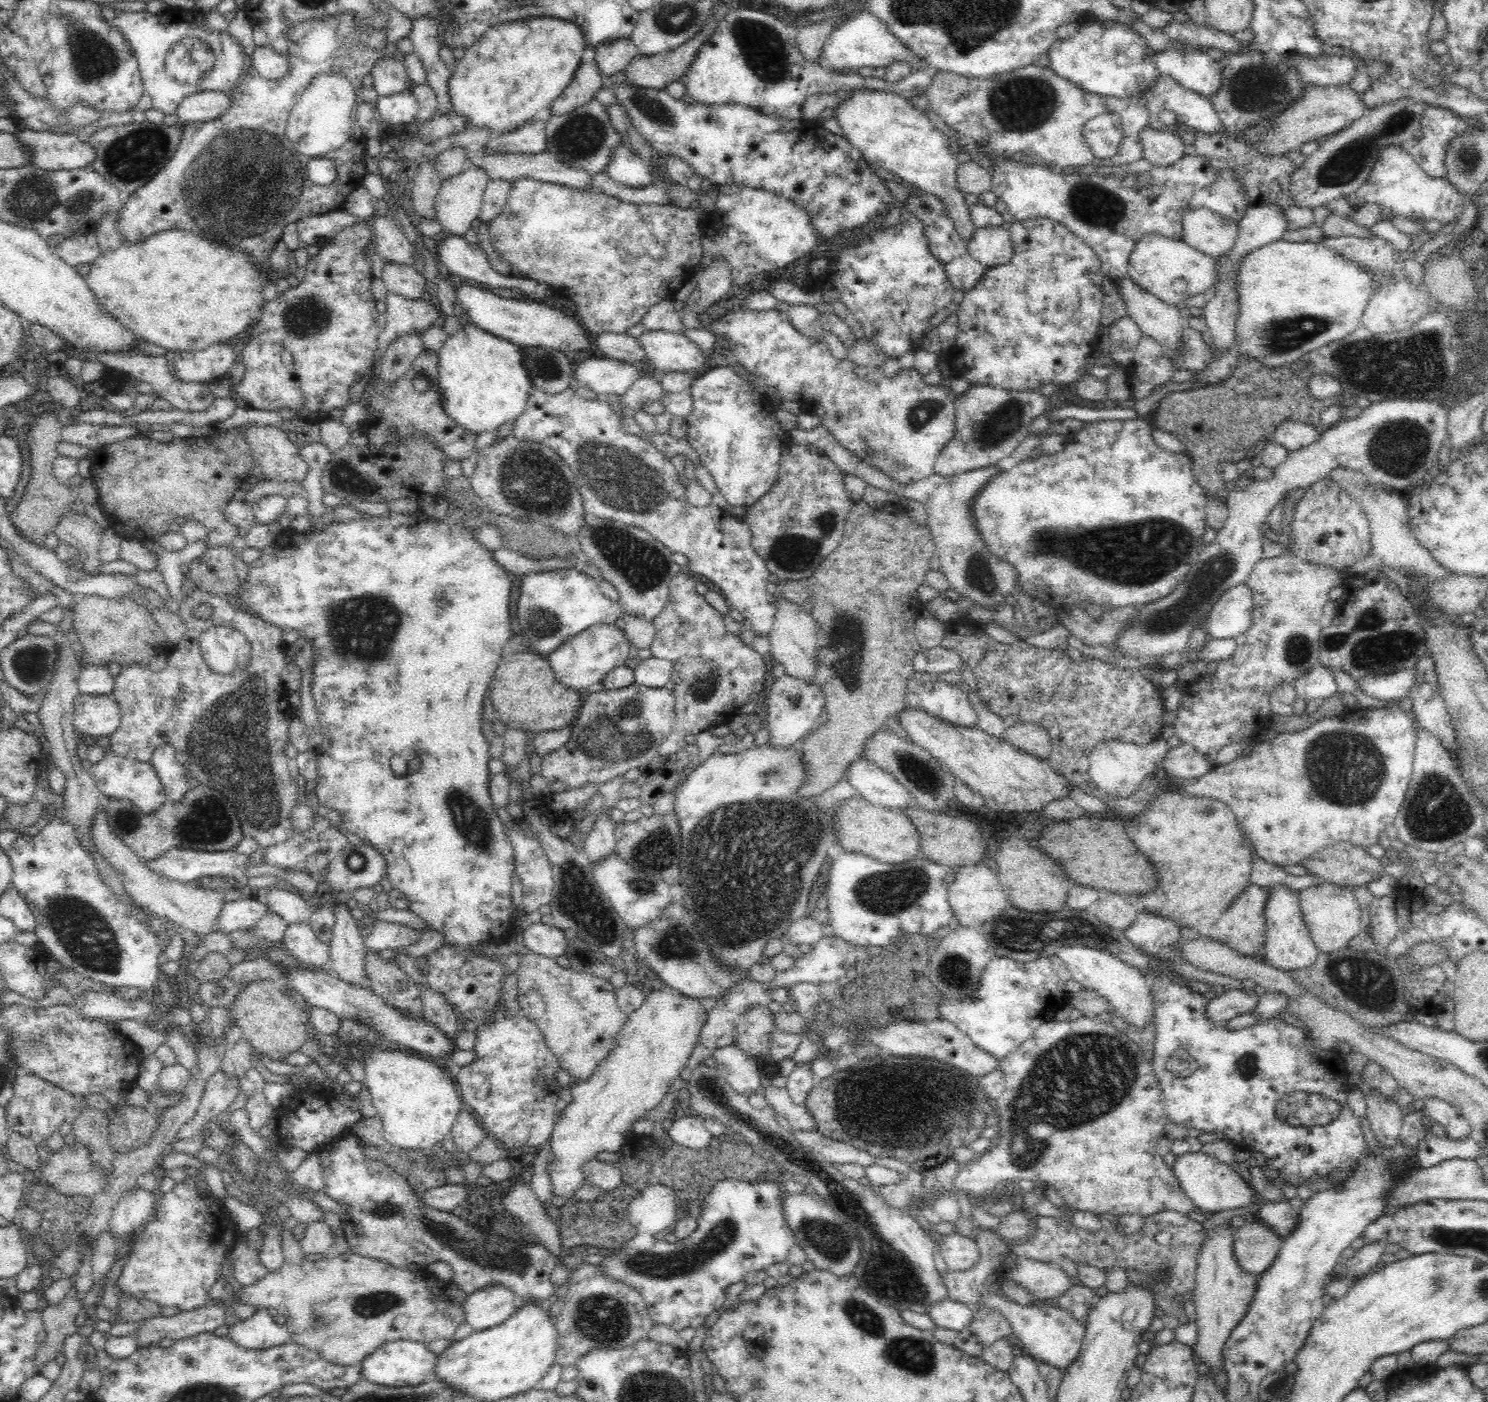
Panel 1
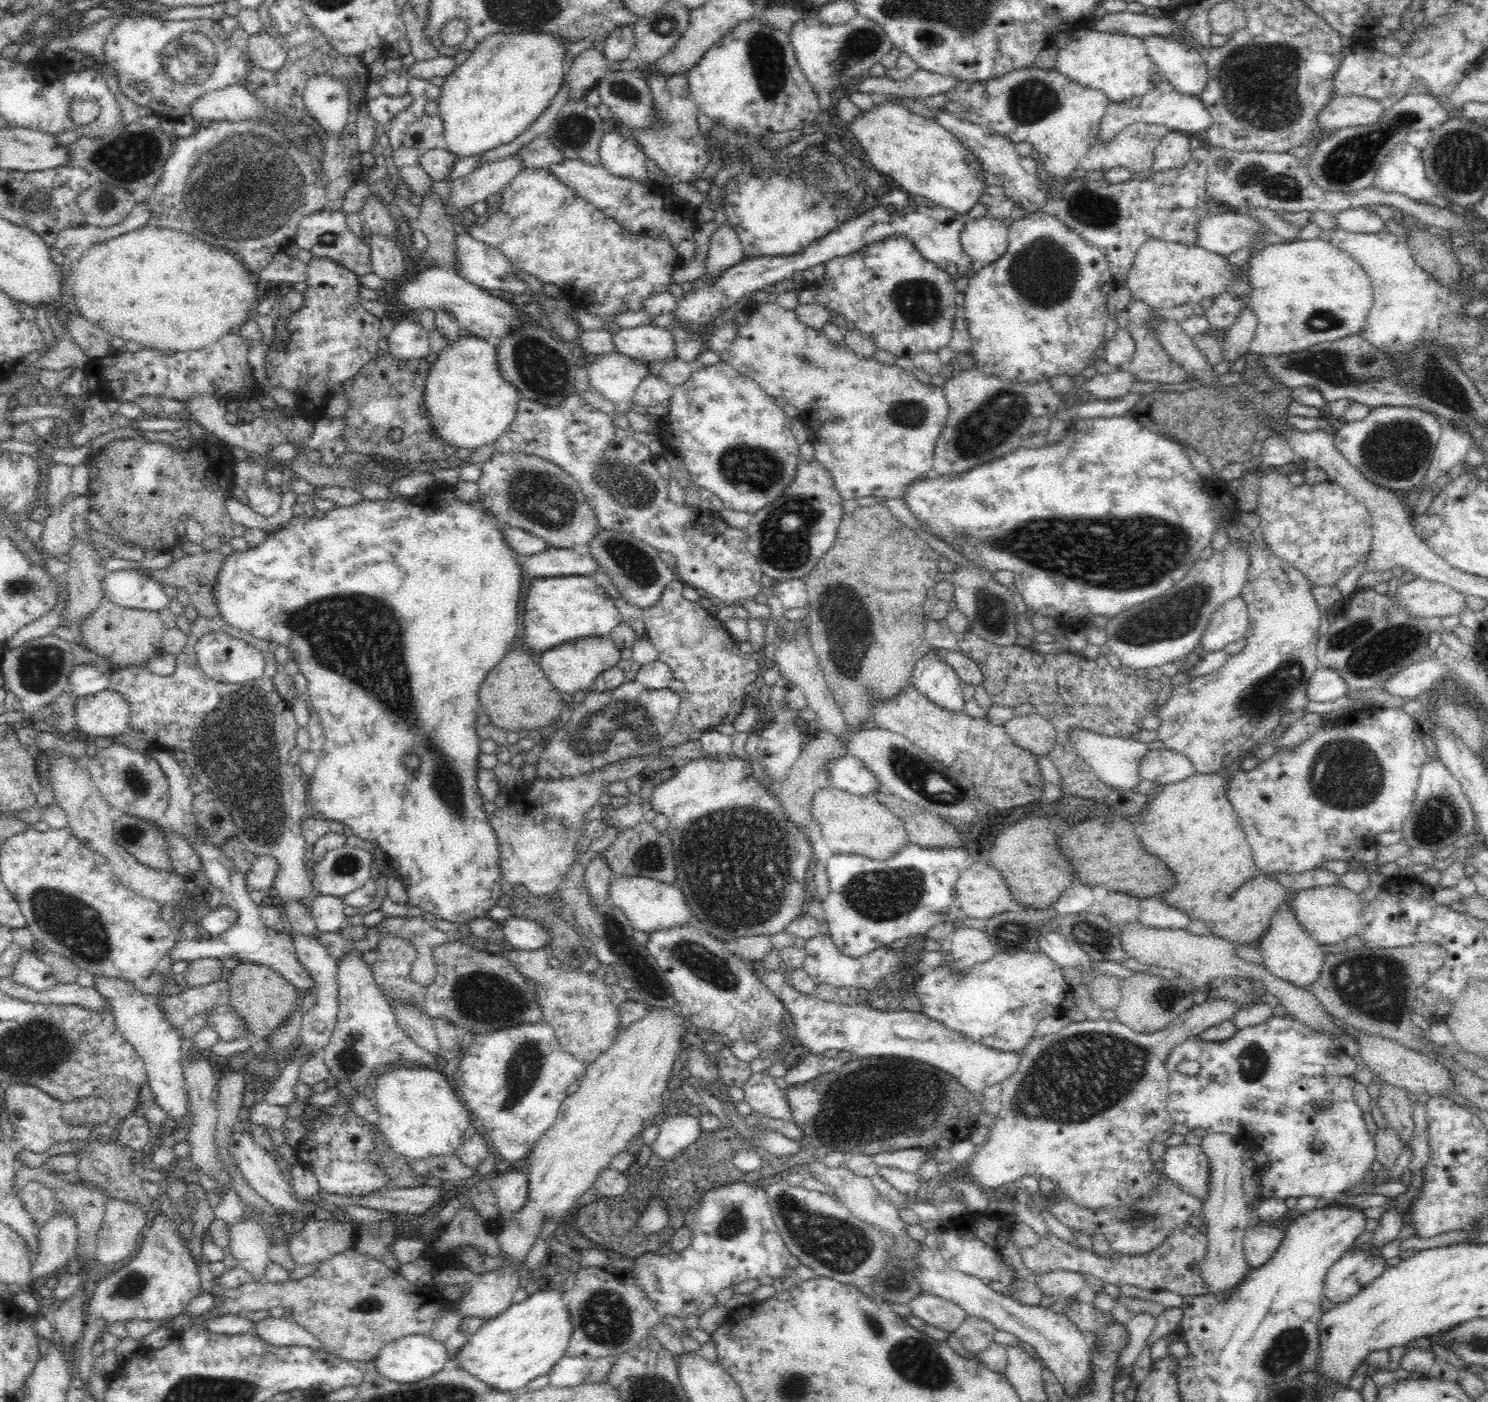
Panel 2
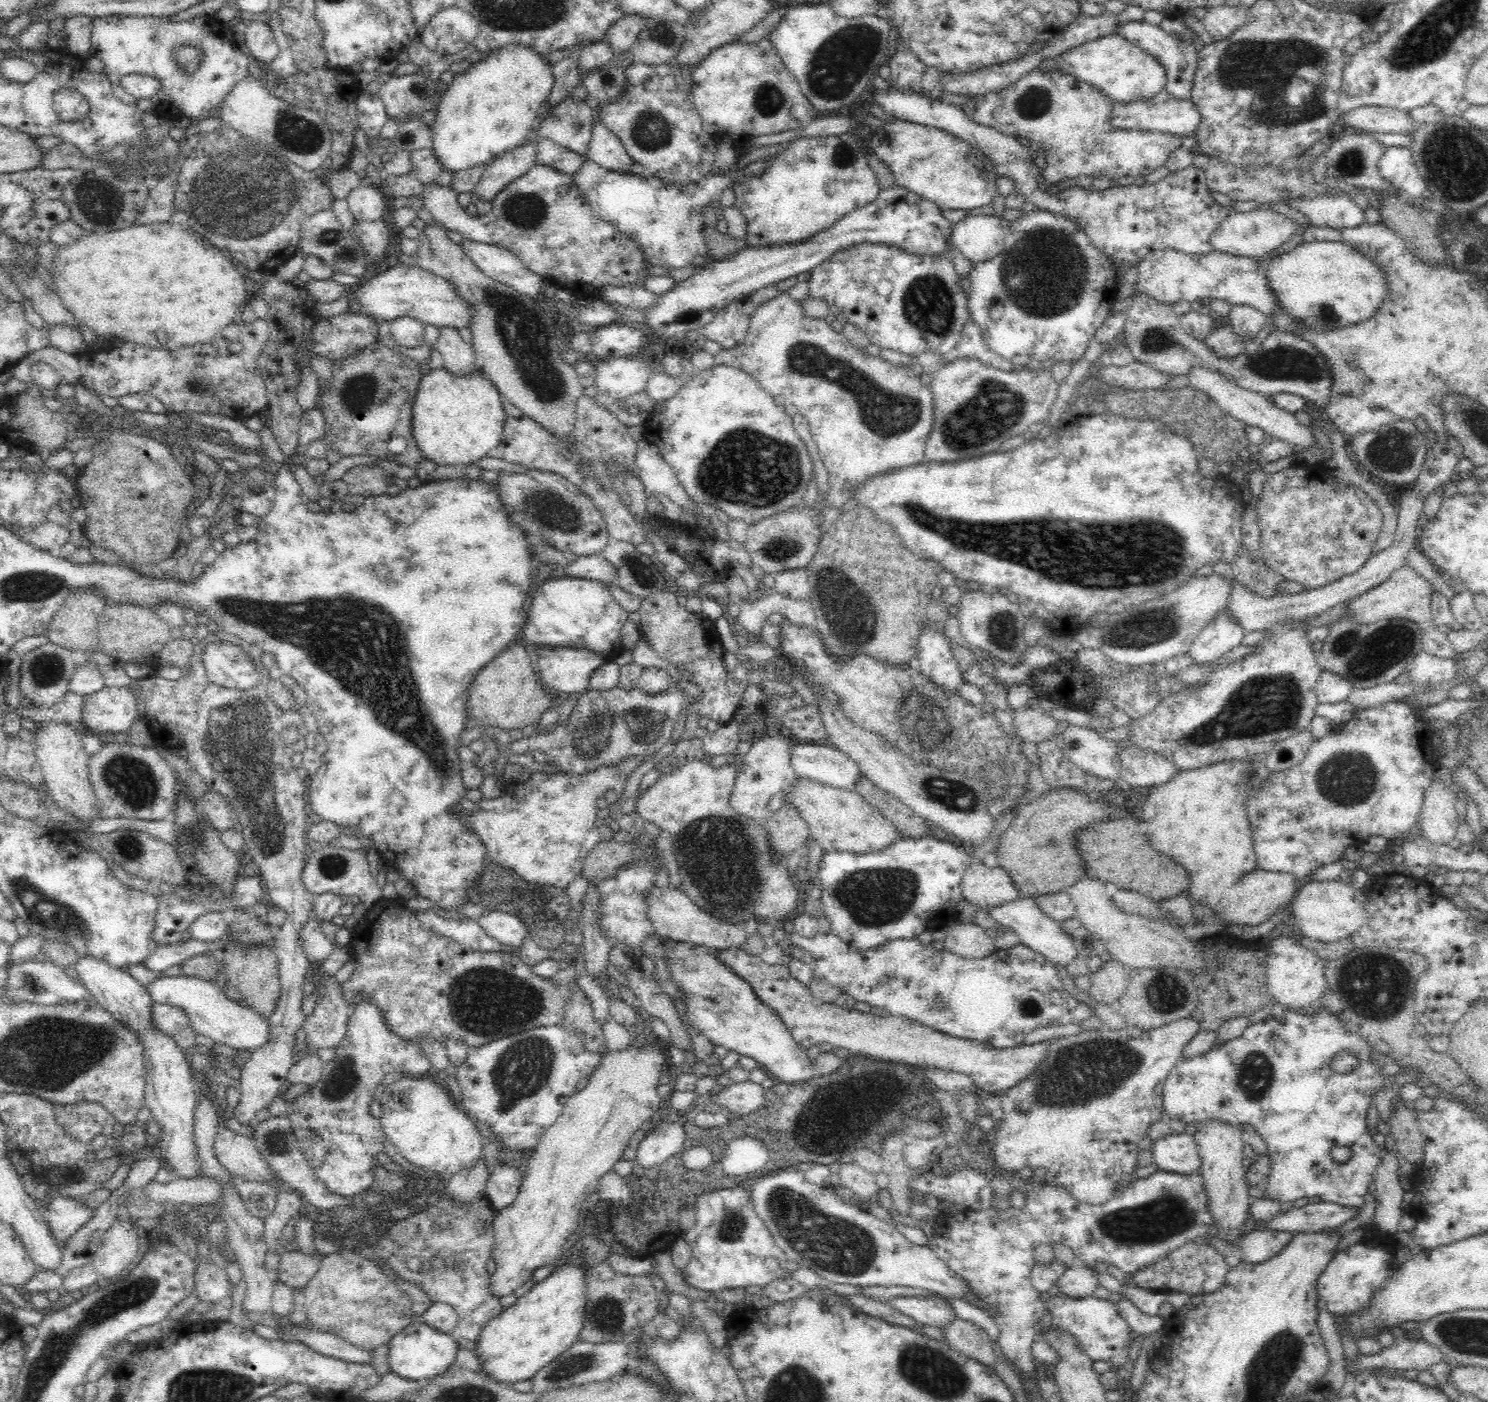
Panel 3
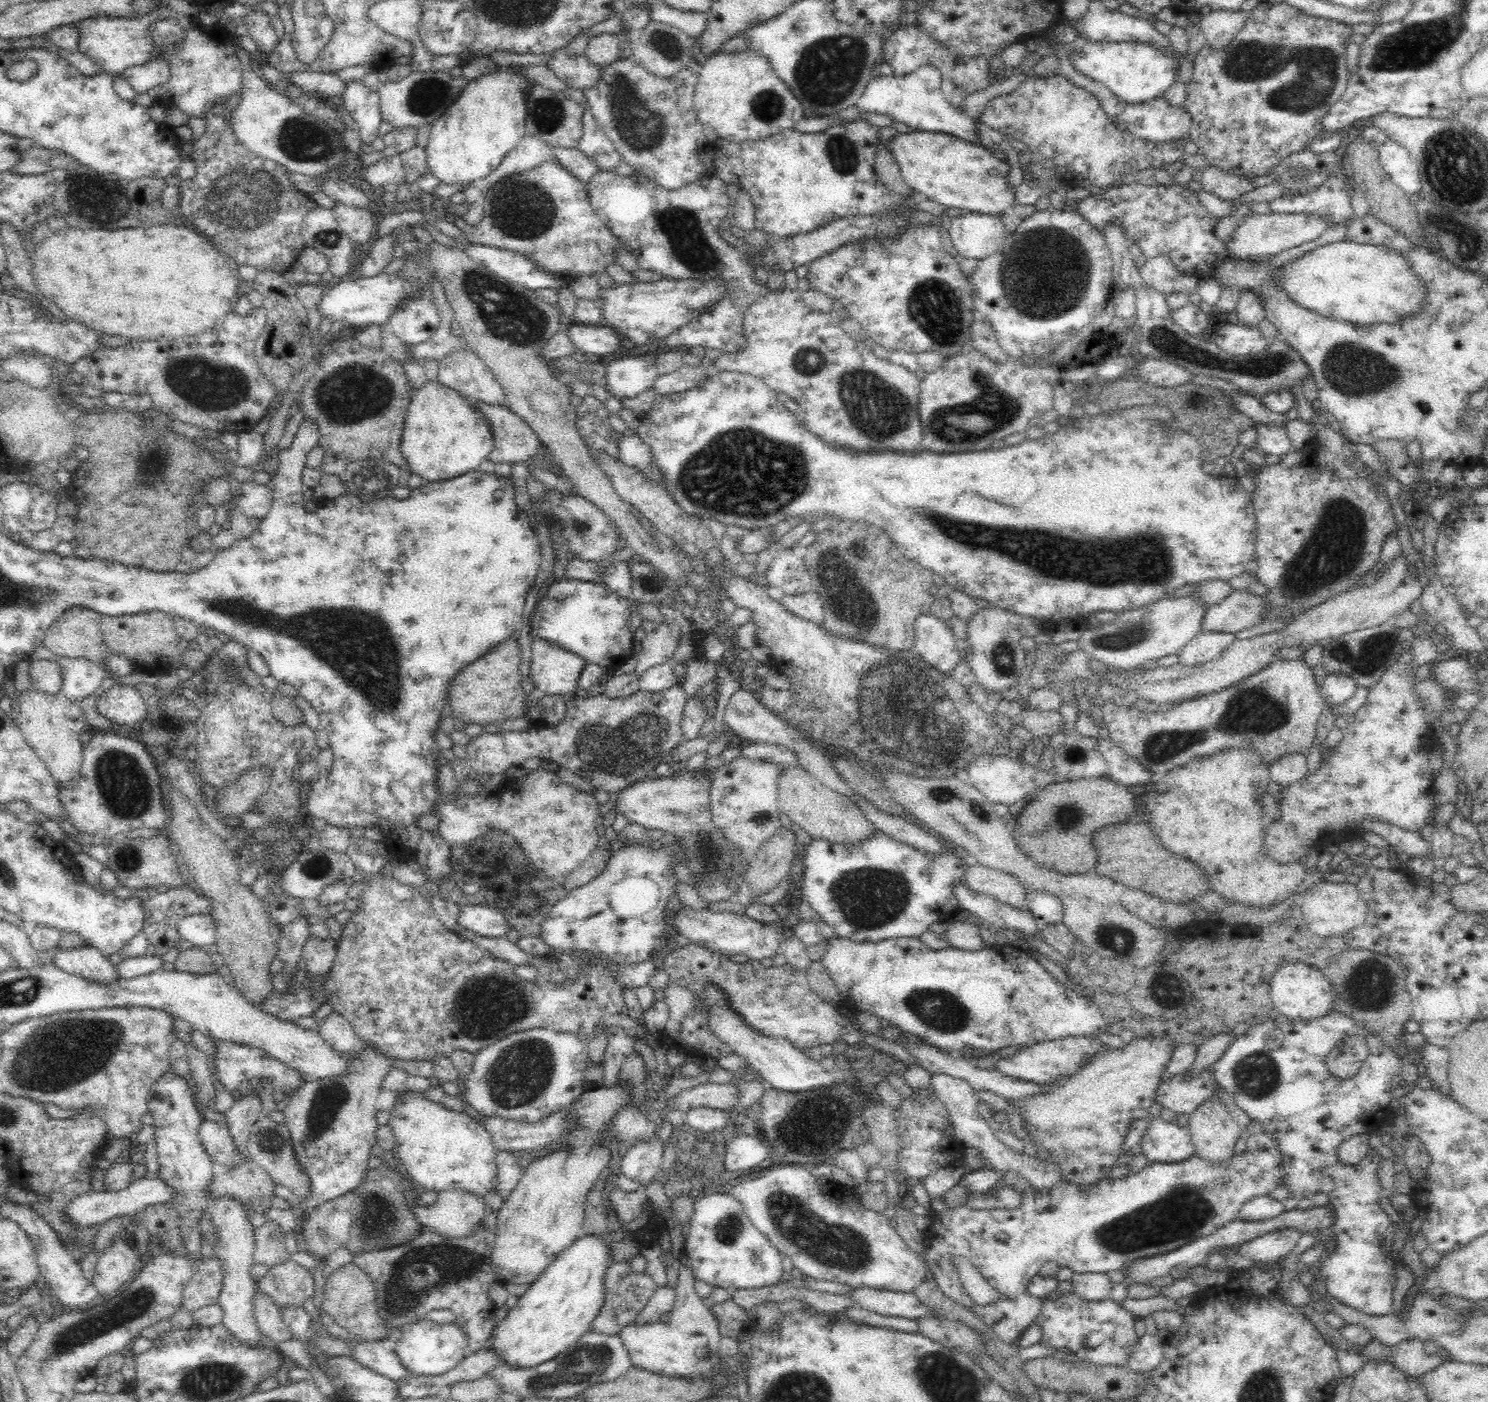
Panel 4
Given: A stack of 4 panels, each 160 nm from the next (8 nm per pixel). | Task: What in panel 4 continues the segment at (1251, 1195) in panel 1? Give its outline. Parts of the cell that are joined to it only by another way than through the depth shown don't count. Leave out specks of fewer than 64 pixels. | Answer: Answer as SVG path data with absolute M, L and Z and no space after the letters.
M1160 1116L1150 1118L1139 1145L1149 1162L1182 1162L1195 1152L1189 1131Z

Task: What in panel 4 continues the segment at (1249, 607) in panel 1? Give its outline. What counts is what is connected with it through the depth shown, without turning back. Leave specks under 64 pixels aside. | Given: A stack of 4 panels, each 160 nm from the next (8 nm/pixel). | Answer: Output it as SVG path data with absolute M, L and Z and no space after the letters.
M1206 632L1198 634L1188 642L1178 653L1180 665L1196 667L1205 662L1219 658L1222 652L1235 640L1235 634L1219 634Z

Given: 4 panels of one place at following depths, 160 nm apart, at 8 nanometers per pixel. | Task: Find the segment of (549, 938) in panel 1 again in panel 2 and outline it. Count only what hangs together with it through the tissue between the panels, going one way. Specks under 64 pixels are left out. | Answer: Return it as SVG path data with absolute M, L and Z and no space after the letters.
M510 916L500 926L504 940L514 949L534 950L548 945L548 931L536 921Z

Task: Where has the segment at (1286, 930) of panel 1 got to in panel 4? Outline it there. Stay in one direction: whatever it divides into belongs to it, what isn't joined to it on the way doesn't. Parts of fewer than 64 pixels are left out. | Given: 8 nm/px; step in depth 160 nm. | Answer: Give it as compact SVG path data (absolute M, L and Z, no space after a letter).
M1290 961L1282 965L1272 975L1269 985L1274 1010L1291 1021L1311 1021L1334 1010L1335 992L1332 983L1324 977L1321 969L1306 963Z

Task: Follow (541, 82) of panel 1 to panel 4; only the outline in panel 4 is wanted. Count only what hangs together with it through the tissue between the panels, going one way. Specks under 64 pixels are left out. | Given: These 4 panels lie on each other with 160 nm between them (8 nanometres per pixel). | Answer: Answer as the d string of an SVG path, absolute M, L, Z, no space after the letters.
M501 67L497 72L468 81L468 86L449 106L447 112L432 124L430 140L425 148L428 172L440 183L462 186L480 185L504 160L504 156L520 143L525 136L527 105L525 89L528 89L526 76L516 73L512 67Z

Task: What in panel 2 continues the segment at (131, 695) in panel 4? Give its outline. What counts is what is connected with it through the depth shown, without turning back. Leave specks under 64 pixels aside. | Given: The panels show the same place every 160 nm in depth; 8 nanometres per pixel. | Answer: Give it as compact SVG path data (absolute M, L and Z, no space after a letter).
M110 688L75 701L77 732L85 739L118 737L130 724L130 703Z

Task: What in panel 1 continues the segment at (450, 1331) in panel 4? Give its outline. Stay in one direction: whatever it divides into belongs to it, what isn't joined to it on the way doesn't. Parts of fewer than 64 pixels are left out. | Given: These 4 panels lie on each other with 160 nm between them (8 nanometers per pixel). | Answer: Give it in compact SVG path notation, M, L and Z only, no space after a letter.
M399 1339L393 1342L385 1343L379 1346L372 1354L369 1354L361 1363L361 1376L374 1384L384 1386L414 1386L430 1379L436 1368L438 1354L432 1352L426 1343L410 1341L407 1339Z

